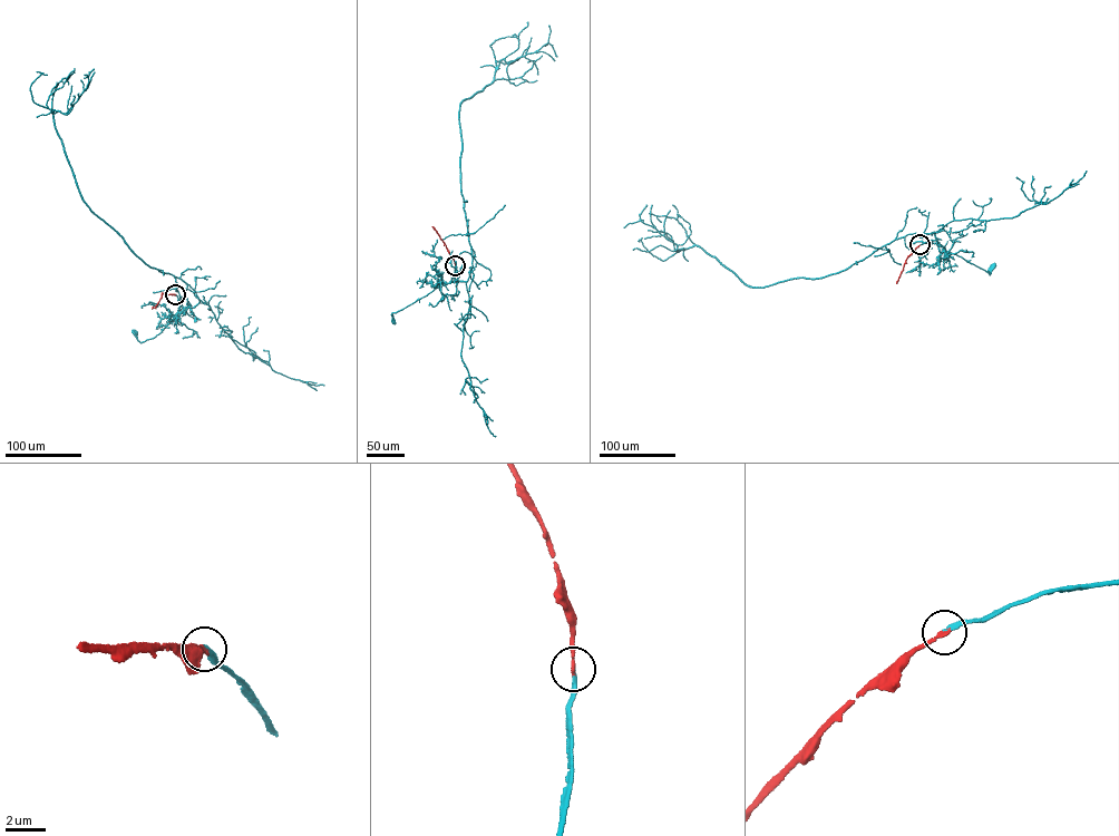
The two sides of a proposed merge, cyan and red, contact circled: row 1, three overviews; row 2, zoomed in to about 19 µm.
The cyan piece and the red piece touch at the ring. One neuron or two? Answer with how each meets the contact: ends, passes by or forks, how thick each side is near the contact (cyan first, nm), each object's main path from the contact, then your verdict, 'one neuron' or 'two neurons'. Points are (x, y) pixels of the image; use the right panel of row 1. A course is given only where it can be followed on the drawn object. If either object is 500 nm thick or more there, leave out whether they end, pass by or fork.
cyan ends there; red ends there; 240 nm thick on the cyan side, 220 nm on the other; cyan runs (920, 244), (940, 244), (946, 252), (990, 274), (992, 265); red runs (920, 244), (907, 256), (896, 283); one neuron

